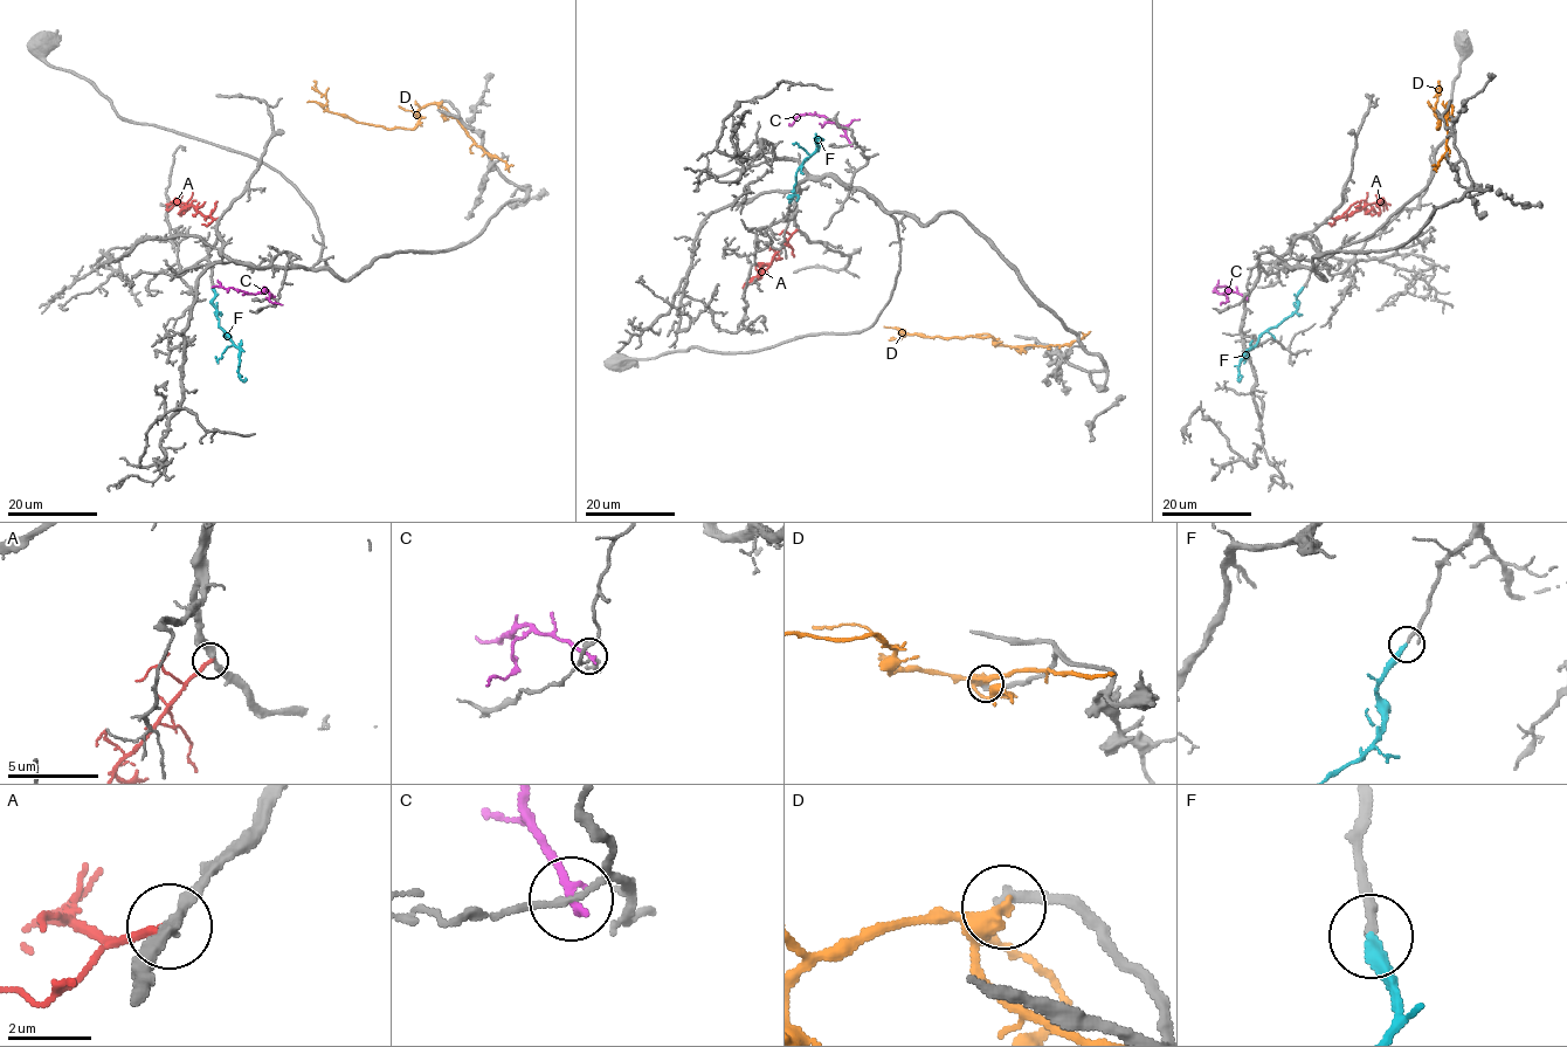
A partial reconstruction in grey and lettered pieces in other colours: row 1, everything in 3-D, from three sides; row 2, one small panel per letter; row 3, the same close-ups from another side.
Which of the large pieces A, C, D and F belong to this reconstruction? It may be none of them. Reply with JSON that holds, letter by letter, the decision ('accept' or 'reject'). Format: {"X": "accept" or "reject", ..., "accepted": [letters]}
{"A": "reject", "C": "reject", "D": "reject", "F": "accept", "accepted": ["F"]}

